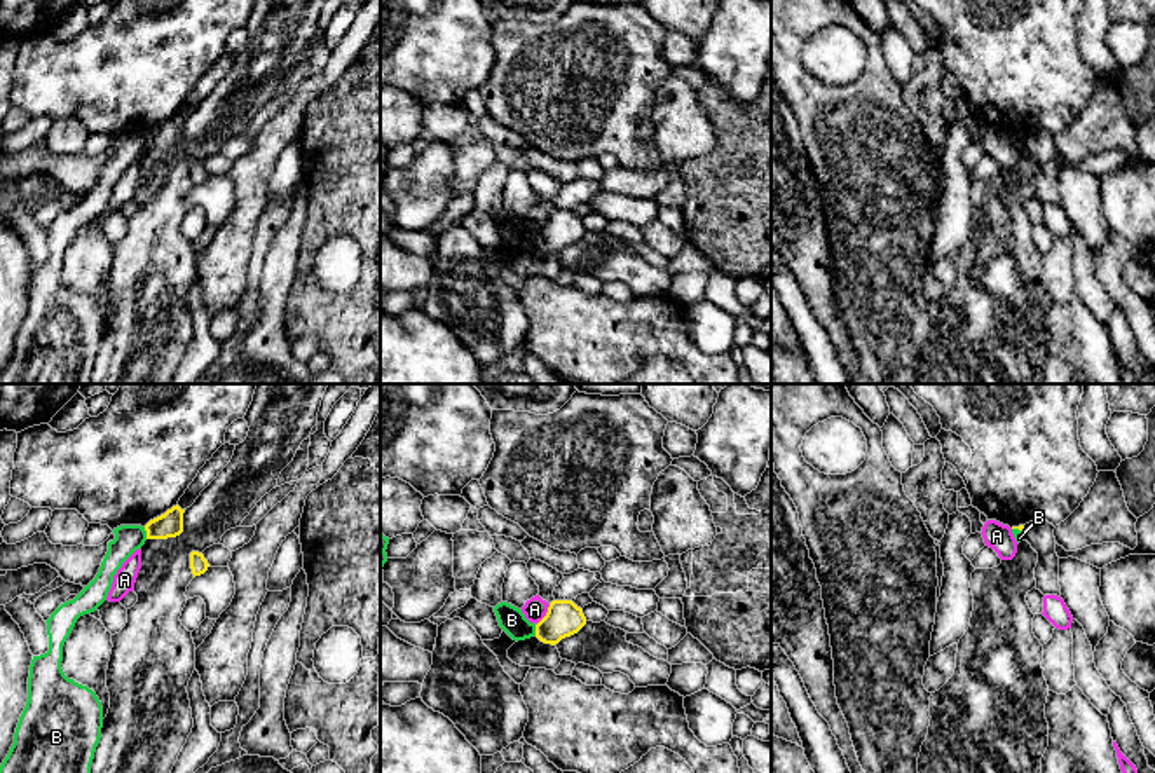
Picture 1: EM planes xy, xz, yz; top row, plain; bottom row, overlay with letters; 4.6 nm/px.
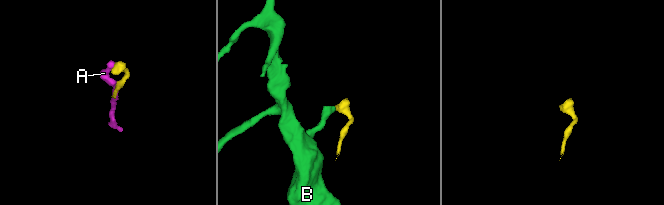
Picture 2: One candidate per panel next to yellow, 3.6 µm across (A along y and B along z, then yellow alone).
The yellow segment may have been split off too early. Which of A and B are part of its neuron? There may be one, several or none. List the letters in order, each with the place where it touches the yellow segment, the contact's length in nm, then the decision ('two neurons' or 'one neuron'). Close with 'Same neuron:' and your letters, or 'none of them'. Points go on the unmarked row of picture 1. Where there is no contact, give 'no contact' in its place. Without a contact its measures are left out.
A: meets yellow in xz at (546, 224); contact 110 nm long; two neurons
B: meets yellow in xy at (147, 142); contact 60 nm long; two neurons
Same neuron: none of them

